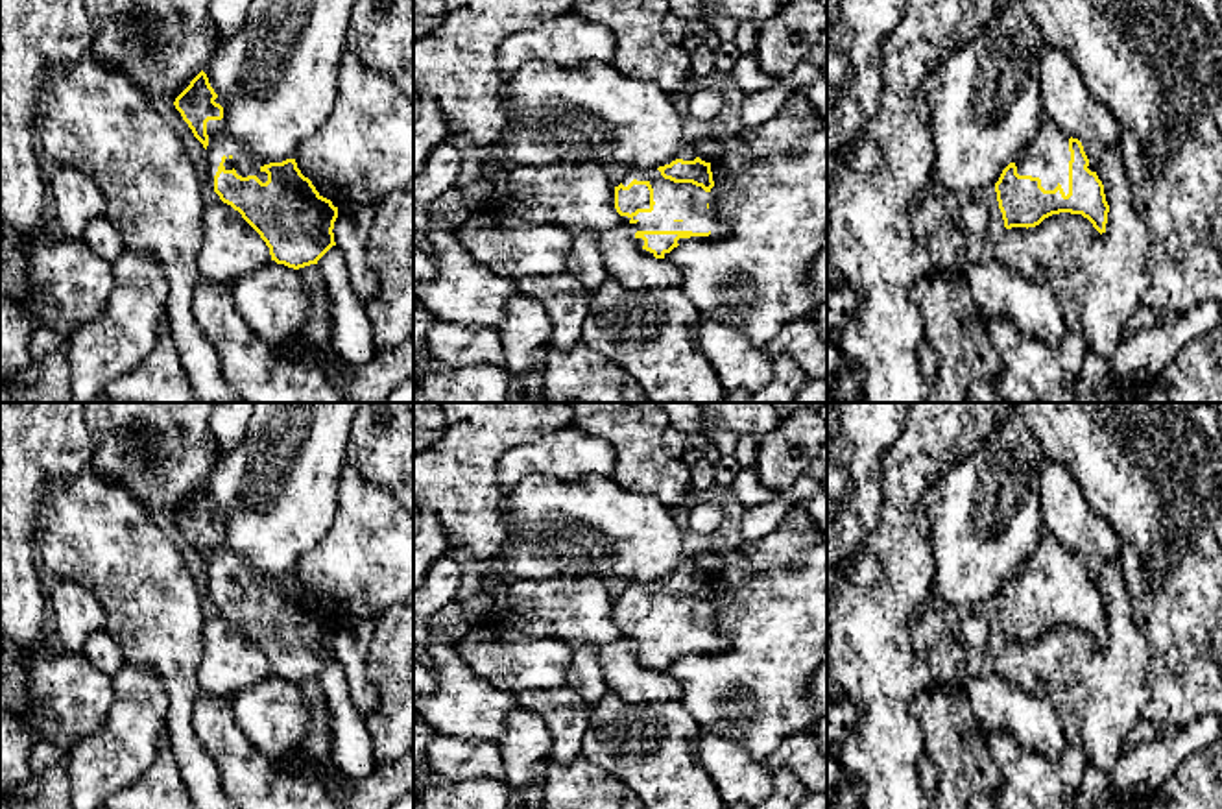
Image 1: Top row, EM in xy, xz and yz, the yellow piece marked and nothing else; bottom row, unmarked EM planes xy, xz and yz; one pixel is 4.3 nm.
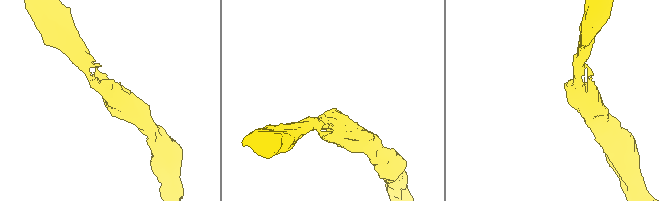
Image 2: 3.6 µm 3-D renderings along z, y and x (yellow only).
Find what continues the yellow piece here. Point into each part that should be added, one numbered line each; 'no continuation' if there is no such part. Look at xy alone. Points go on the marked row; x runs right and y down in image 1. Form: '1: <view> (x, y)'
1: xy (220, 143)

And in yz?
1: yz (1047, 157)

